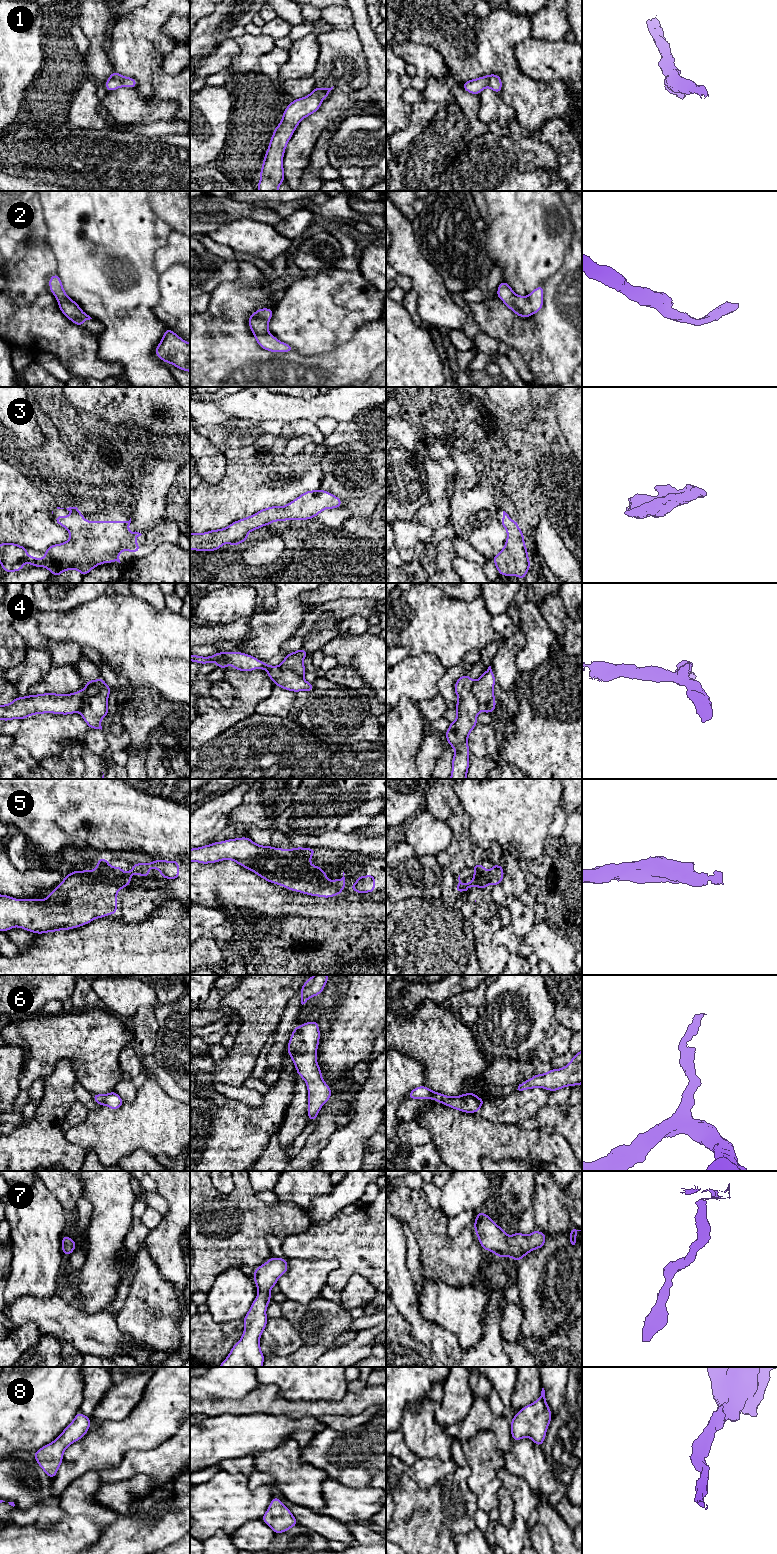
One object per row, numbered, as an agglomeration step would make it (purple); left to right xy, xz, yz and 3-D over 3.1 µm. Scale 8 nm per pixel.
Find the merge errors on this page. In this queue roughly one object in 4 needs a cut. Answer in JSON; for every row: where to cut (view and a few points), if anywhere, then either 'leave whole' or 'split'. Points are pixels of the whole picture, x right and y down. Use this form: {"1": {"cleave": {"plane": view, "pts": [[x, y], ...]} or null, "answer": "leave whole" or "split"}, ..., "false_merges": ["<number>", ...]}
{"1": {"cleave": null, "answer": "leave whole"}, "2": {"cleave": null, "answer": "leave whole"}, "3": {"cleave": null, "answer": "leave whole"}, "4": {"cleave": {"plane": "xy", "pts": [[100, 683], [101, 688], [97, 692], [84, 697], [78, 711]]}, "answer": "split"}, "5": {"cleave": null, "answer": "leave whole"}, "6": {"cleave": null, "answer": "leave whole"}, "7": {"cleave": null, "answer": "leave whole"}, "8": {"cleave": null, "answer": "leave whole"}, "false_merges": ["4"]}

